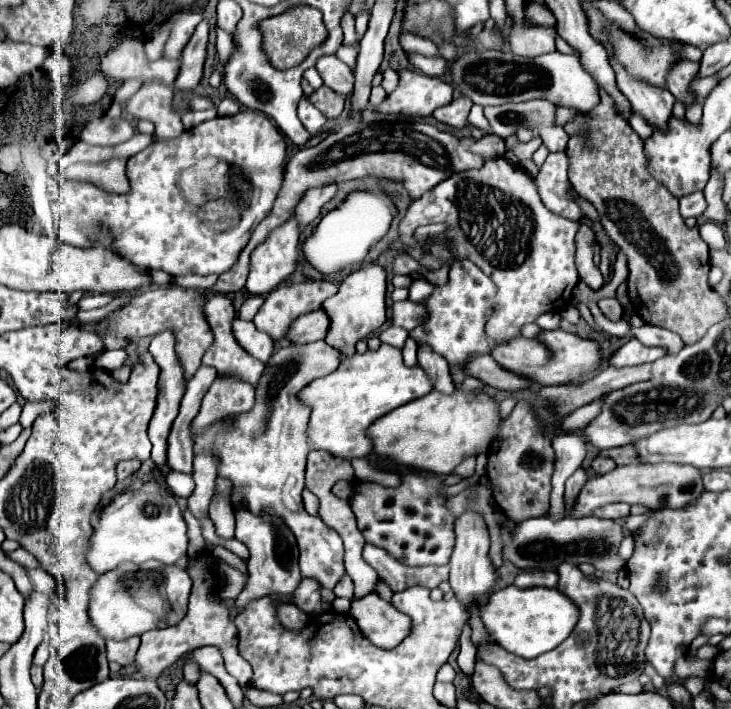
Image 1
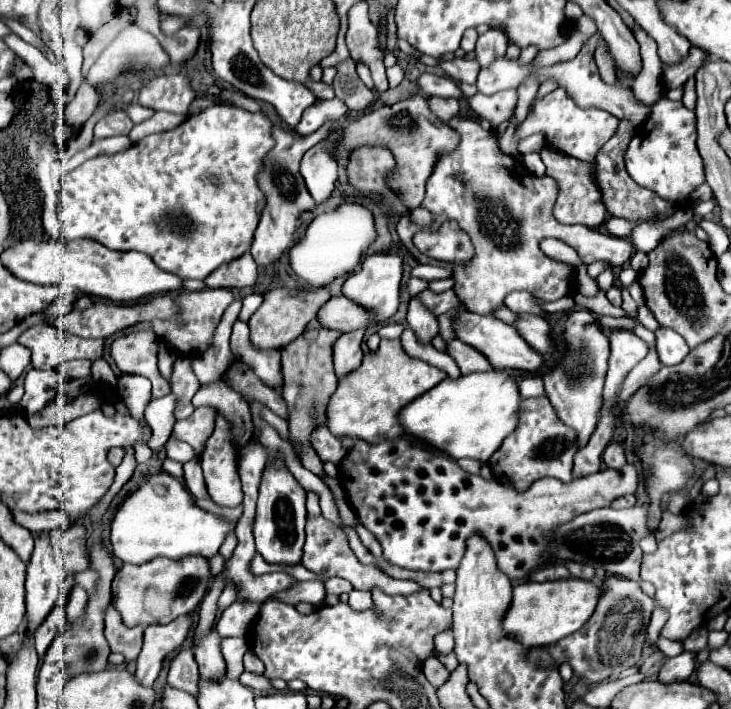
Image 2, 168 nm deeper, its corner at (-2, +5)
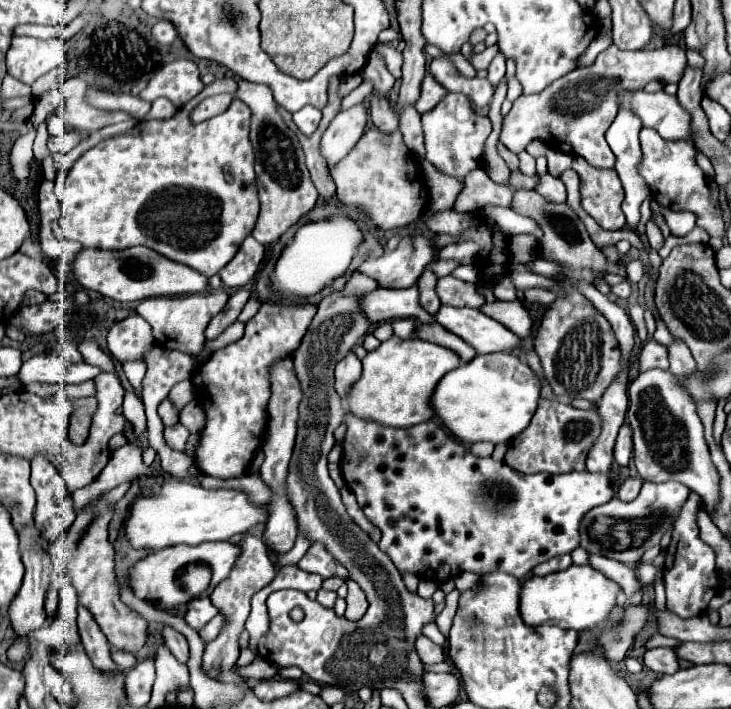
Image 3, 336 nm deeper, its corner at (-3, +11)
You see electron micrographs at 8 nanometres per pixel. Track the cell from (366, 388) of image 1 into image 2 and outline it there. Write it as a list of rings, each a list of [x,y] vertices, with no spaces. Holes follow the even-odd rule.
[[[382,339],[380,349],[364,355],[362,365],[338,383],[338,389],[328,403],[328,429],[338,437],[348,435],[364,439],[366,443],[380,443],[400,437],[404,433],[398,419],[400,411],[410,401],[436,387],[444,377],[446,373],[442,369],[406,355],[398,339]]]

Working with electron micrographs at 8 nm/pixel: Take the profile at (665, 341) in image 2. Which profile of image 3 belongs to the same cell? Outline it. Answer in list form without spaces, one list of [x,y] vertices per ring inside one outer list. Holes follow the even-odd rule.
[[[673,339],[671,345],[667,345],[667,351],[669,351],[669,371],[673,375],[679,375],[679,377],[689,377],[697,365],[695,365],[695,359],[691,355],[691,351],[687,349],[687,345],[681,341],[681,339]]]

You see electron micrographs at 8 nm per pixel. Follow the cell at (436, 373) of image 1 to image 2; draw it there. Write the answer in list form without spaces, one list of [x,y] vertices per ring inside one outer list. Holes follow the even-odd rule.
[[[412,297],[408,307],[408,327],[422,339],[424,343],[432,341],[432,337],[438,333],[438,319],[436,315],[422,305],[418,297]]]

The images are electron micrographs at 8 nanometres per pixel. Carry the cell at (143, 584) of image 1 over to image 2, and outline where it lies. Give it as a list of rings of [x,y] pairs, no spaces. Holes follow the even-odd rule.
[[[200,555],[186,559],[166,559],[156,557],[154,561],[142,565],[122,565],[112,581],[112,605],[120,611],[122,621],[128,627],[134,625],[154,625],[154,623],[170,623],[180,615],[192,613],[206,591],[210,589],[210,565],[208,559]]]

